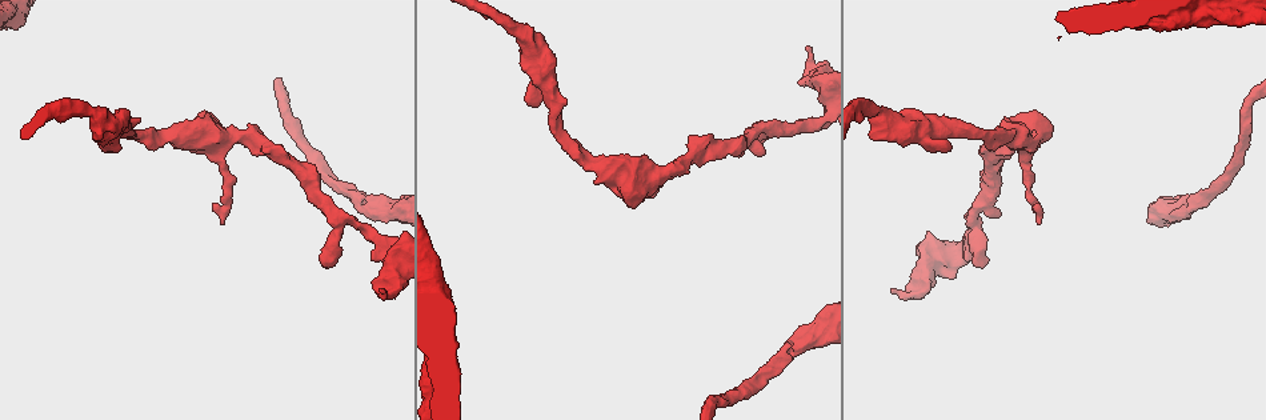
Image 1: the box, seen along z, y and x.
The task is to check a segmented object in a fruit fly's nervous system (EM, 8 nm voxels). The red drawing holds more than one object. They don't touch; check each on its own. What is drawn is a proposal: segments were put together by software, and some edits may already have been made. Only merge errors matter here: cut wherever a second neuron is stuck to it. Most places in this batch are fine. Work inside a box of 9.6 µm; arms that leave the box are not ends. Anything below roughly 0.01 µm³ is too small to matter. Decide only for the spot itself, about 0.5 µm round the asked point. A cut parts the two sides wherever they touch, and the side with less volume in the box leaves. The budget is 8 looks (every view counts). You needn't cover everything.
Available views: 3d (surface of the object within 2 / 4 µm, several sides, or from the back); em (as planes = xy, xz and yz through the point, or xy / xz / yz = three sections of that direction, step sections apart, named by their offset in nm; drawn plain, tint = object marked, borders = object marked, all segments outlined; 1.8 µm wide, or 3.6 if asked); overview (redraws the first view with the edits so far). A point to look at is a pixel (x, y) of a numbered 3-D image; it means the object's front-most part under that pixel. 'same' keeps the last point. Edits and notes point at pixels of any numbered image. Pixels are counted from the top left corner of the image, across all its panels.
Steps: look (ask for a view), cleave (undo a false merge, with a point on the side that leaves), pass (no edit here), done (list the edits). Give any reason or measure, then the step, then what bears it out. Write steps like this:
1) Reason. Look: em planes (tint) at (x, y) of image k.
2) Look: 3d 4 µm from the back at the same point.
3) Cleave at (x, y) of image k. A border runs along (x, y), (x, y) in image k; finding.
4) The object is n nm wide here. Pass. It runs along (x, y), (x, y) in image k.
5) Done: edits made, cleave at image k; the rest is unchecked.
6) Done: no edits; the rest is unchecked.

Sharp bend. Look: em 3.6 µm xz step 4 (tint) at (927, 265) of image 1.

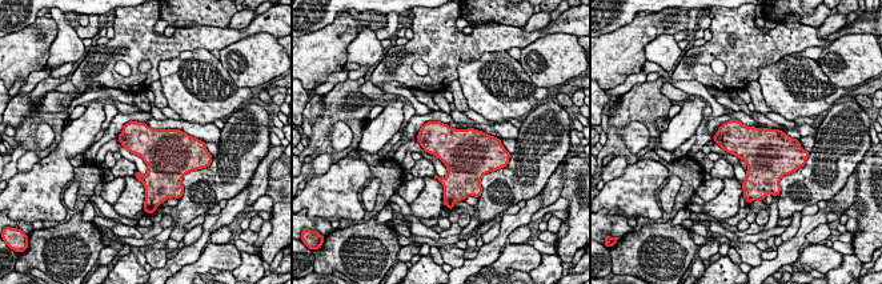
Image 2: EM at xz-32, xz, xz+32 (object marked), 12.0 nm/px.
Look: em 3.6 µm planes (borders) at the same point.

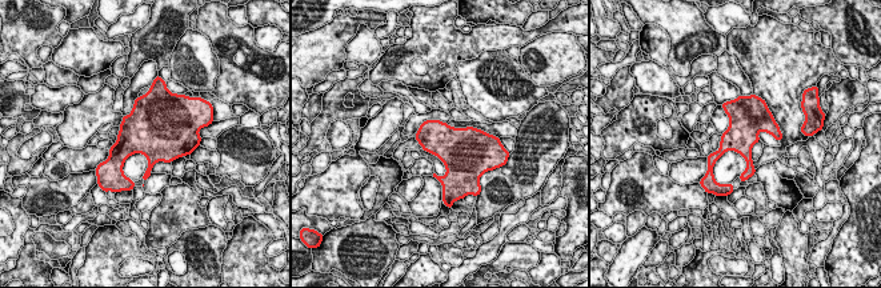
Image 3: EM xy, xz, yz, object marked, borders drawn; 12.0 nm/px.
The object is 380 nm wide here. Pass. One neuron here.

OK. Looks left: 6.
Abrupt turn. Look: em xy step 16 (tint) at (935, 125) of image 1.

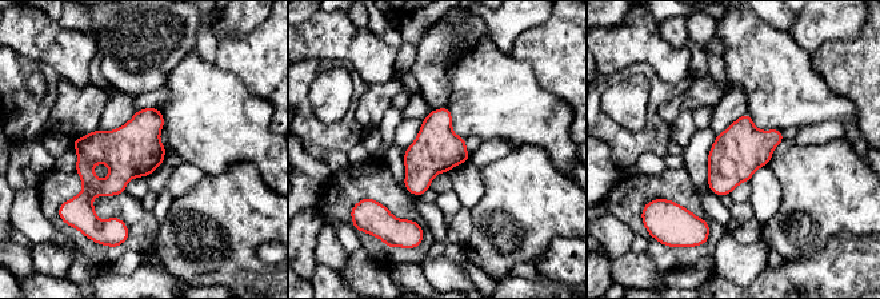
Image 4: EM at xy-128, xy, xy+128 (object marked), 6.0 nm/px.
Cut it another way. Look: em planes (tint) at the same point.

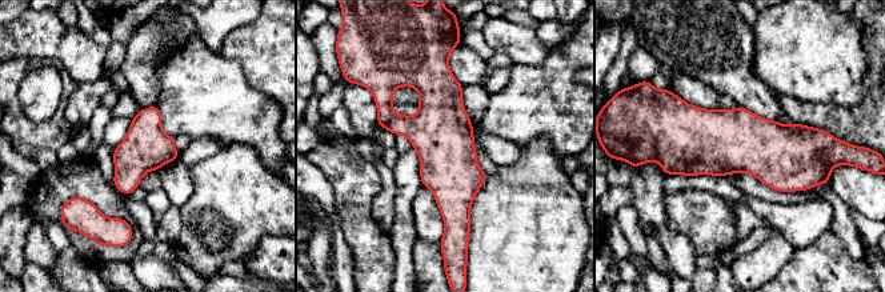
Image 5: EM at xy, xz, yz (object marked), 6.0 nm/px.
The object is 280 nm wide here. Pass. It runs along (439, 68), (452, 228) in image 5; all the same neuron.

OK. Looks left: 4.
Abrupt turn. Look: em 3.6 µm planes (tint) at (1027, 150) of image 1.

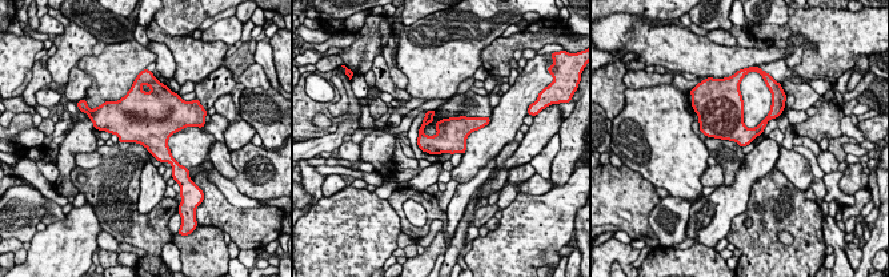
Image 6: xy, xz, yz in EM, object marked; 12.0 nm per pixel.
The object is 300 nm wide here. Pass. One neuron here.

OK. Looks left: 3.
Done: no edits; the rest is unchecked.

